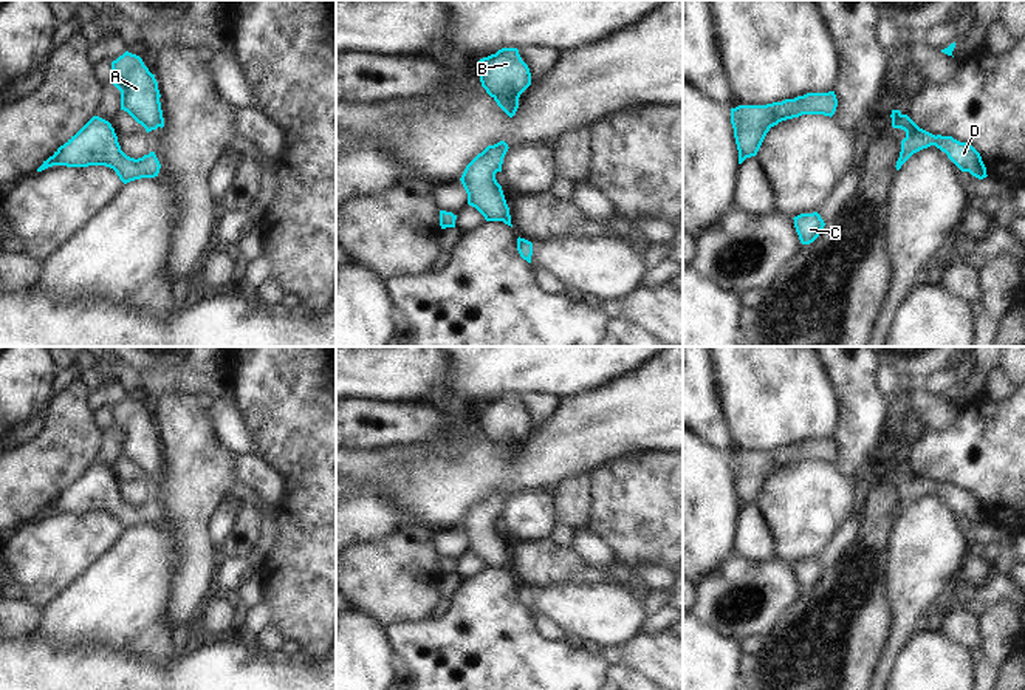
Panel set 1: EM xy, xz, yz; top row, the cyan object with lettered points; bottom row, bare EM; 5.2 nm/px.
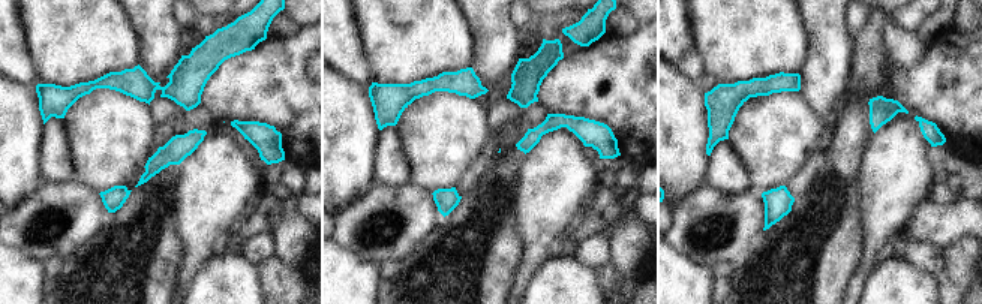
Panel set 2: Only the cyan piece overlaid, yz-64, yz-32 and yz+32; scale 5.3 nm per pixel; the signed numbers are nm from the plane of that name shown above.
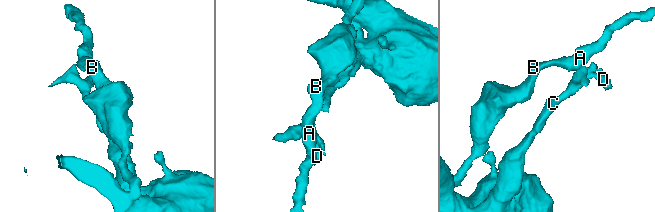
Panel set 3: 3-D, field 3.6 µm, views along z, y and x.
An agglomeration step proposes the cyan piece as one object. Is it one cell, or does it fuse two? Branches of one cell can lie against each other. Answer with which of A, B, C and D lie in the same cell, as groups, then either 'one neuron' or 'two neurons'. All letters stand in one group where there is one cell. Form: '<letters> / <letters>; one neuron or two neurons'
A B / C D; two neurons

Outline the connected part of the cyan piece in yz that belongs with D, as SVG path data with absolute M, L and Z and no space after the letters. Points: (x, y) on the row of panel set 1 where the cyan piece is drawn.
M901 114L892 121L893 128L906 132L901 141L901 152L896 161L896 170L917 152L935 145L948 155L948 158L962 170L969 172L972 176L986 178L986 167L980 153L969 144L960 142L952 136L932 135L920 128L907 114Z

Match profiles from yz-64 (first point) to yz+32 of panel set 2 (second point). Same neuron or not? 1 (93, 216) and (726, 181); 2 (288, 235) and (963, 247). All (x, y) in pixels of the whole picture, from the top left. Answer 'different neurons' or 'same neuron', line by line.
1: different neurons
2: same neuron

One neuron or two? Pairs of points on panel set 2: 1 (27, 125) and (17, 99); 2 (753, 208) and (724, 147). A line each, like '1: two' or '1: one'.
1: one
2: two

